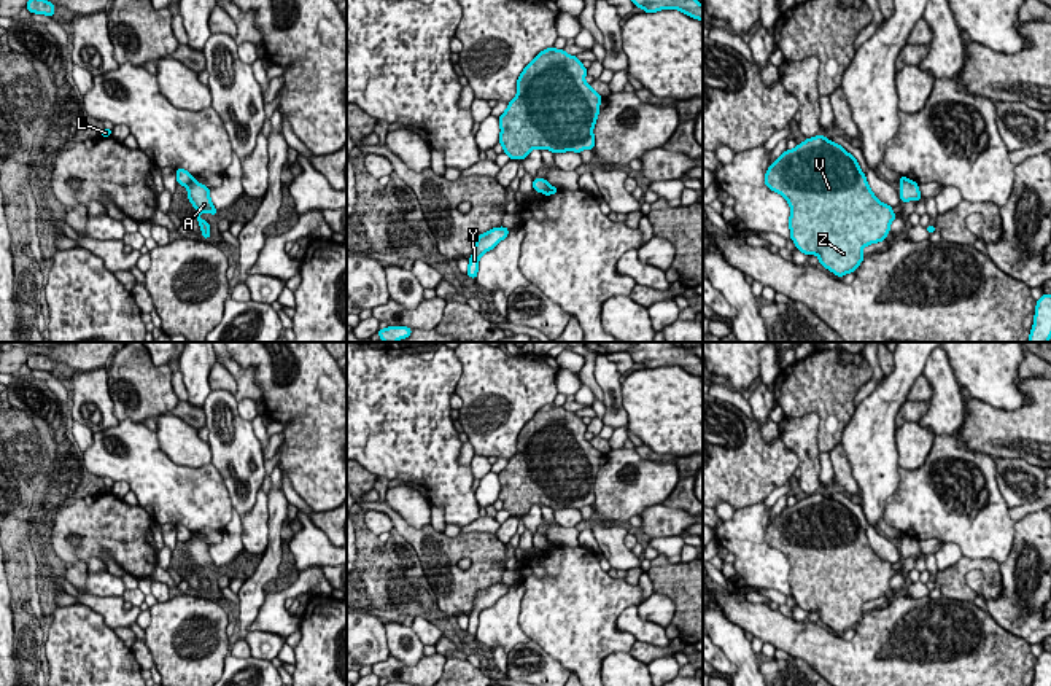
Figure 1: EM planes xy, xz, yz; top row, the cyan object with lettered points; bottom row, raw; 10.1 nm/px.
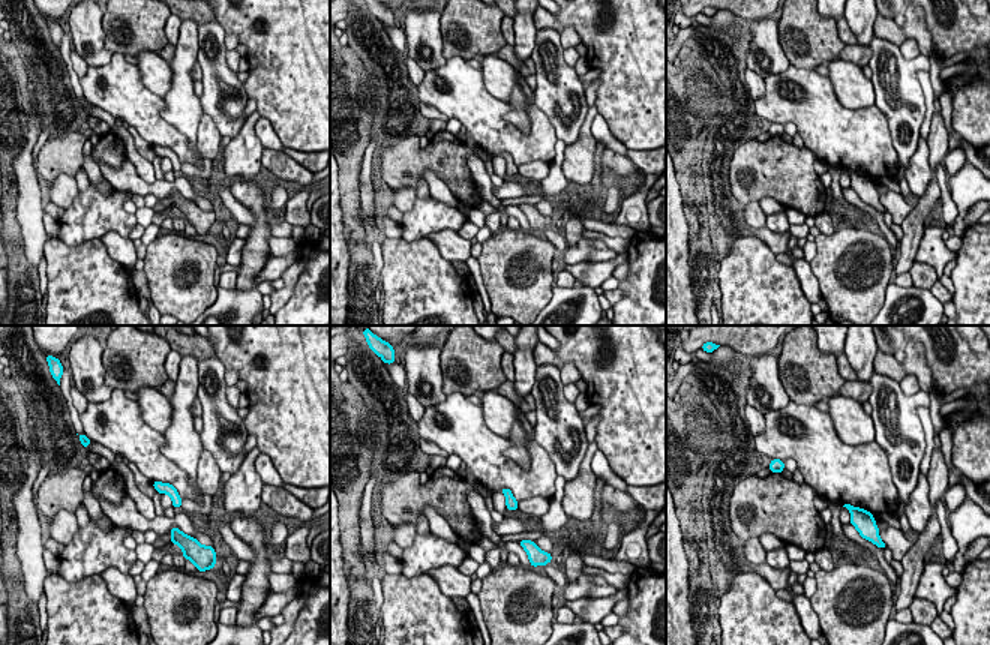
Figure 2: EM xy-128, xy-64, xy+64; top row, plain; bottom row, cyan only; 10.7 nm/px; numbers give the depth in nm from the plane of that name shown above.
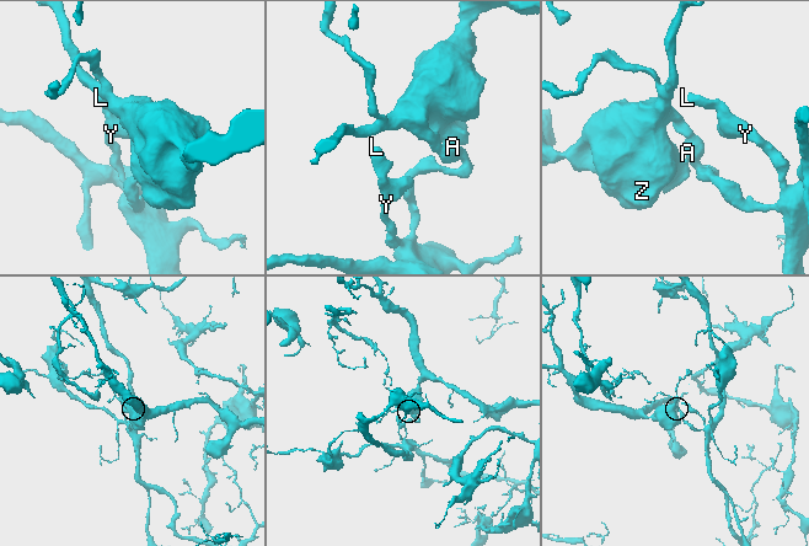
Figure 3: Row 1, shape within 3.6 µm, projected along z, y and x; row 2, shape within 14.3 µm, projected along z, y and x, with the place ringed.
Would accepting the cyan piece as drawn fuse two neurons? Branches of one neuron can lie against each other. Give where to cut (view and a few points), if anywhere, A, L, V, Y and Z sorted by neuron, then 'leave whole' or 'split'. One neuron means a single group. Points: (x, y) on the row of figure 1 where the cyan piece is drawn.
cut in xy along (193, 179), (185, 185); A L Y / V Z; split

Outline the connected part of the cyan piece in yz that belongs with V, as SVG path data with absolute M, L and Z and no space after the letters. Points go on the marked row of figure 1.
M819 134L787 150L766 170L765 185L784 196L790 205L790 239L797 250L816 255L819 263L843 277L863 261L862 250L886 240L897 218L870 189L859 162L843 146Z

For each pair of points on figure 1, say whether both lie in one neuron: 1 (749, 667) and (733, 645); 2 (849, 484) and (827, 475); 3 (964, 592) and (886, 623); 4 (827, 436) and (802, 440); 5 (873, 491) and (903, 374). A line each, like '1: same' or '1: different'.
1: same
2: different
3: different
4: different
5: same

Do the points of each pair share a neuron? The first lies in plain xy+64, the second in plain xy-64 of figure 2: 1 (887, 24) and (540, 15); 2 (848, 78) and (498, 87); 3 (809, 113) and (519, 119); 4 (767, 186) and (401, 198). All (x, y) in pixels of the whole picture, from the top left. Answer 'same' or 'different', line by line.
1: same
2: same
3: different
4: different

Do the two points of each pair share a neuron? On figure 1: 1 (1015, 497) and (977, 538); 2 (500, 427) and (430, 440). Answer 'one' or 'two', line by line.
1: two
2: two

